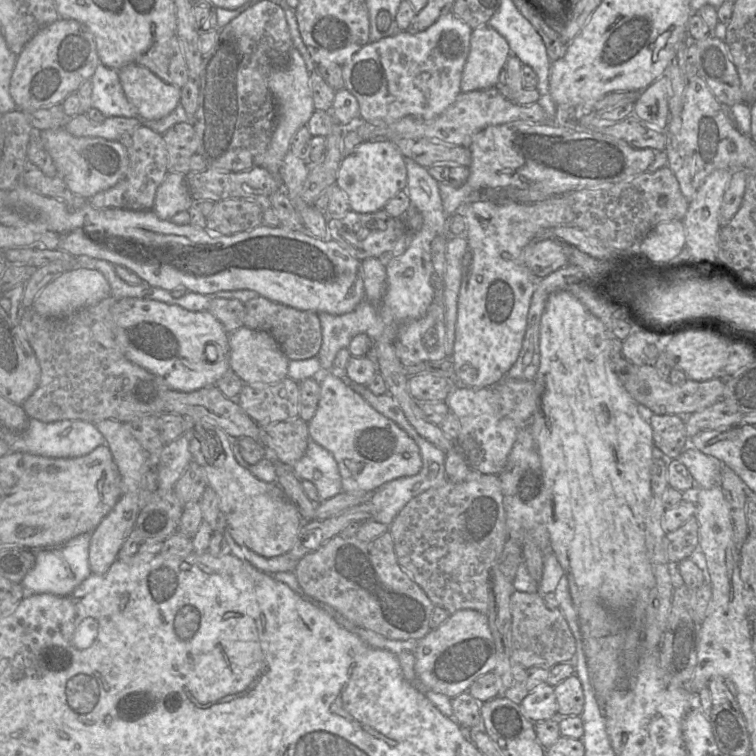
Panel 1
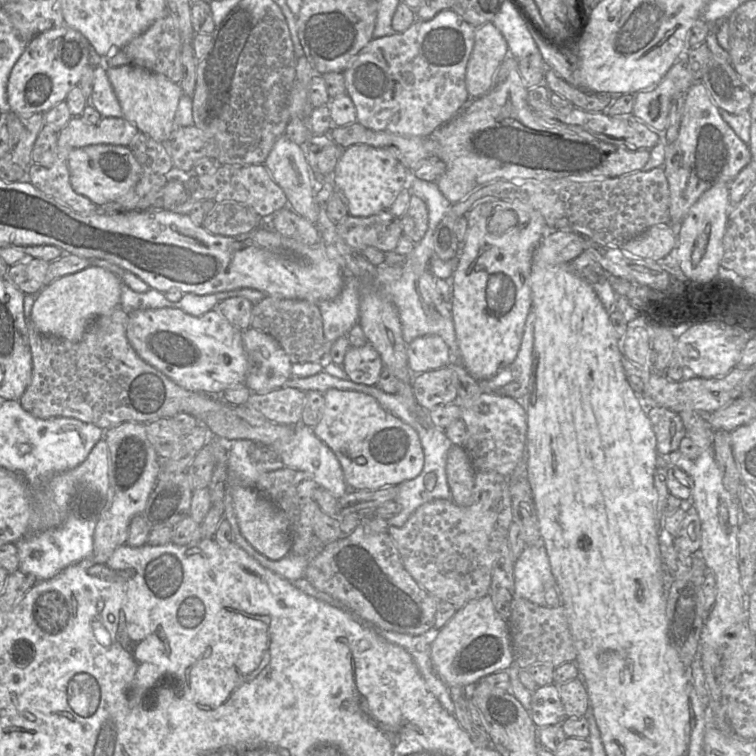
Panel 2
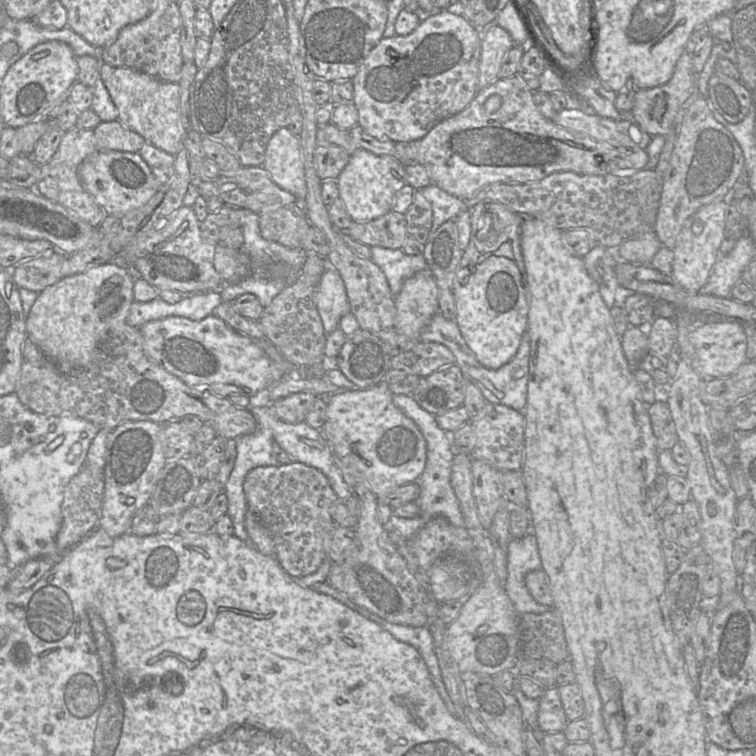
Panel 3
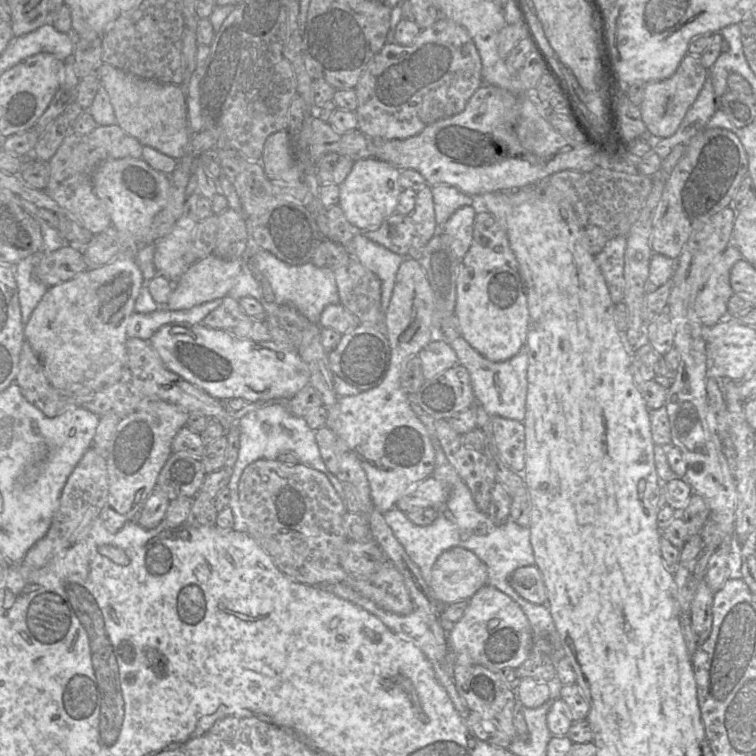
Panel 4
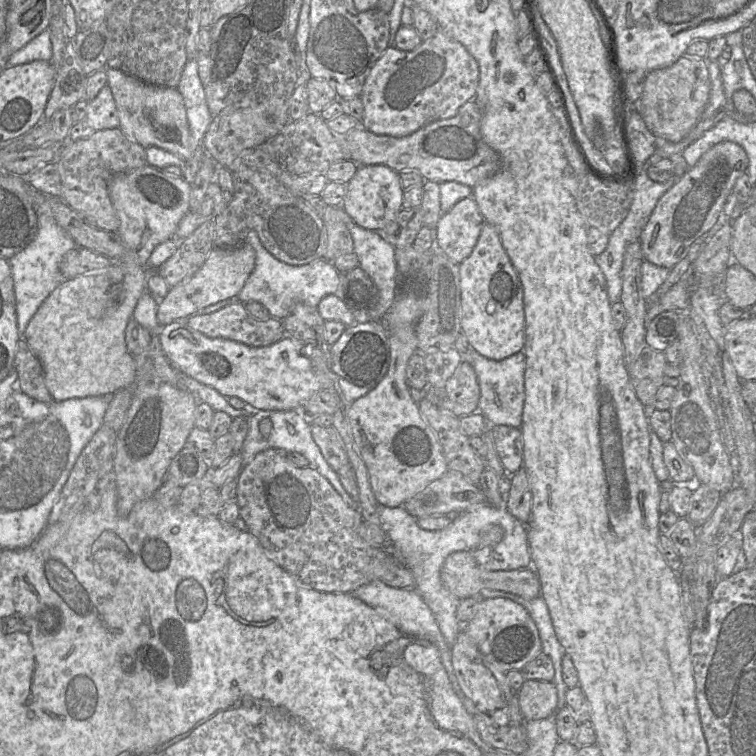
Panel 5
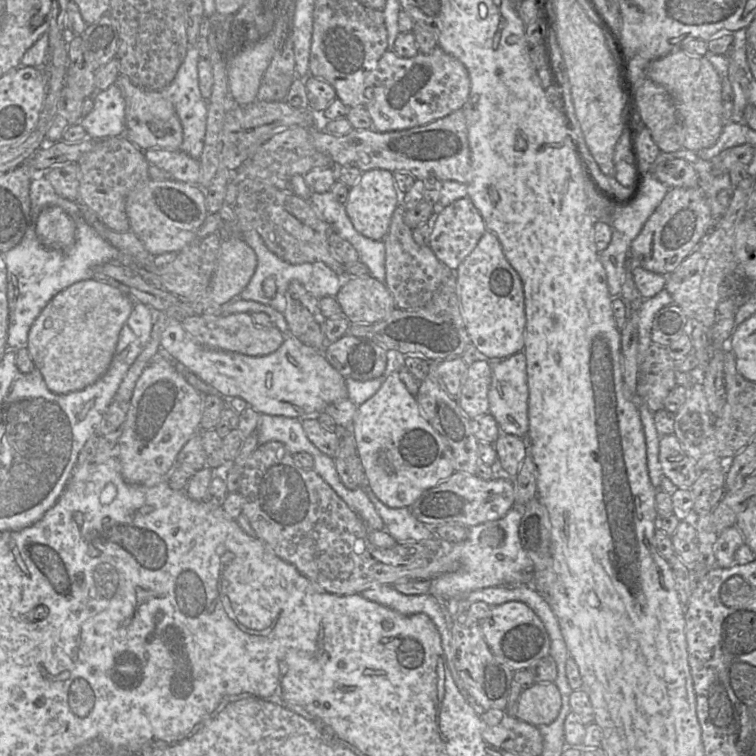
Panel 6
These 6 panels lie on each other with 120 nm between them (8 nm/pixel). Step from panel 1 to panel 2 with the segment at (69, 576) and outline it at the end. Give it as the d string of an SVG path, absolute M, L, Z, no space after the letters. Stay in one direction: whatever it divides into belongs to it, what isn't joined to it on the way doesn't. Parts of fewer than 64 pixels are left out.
M67 514L63 523L55 528L30 533L15 542L18 551L18 569L24 574L32 574L37 581L53 578L72 564L92 557L93 537L97 518Z

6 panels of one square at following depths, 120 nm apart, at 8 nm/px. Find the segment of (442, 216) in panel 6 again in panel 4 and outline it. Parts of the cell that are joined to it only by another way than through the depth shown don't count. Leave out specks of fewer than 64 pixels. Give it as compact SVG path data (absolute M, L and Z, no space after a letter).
M477 205L463 206L457 209L443 226L438 227L438 232L450 237L450 248L459 260L462 260L471 246L478 209Z

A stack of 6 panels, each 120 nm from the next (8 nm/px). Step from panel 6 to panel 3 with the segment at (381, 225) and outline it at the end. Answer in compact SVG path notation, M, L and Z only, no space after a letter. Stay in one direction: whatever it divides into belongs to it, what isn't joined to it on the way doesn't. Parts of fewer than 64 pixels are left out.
M358 149L350 155L349 161L336 179L339 199L354 222L368 222L389 211L397 193L406 185L405 165L390 155L375 155L365 149Z

